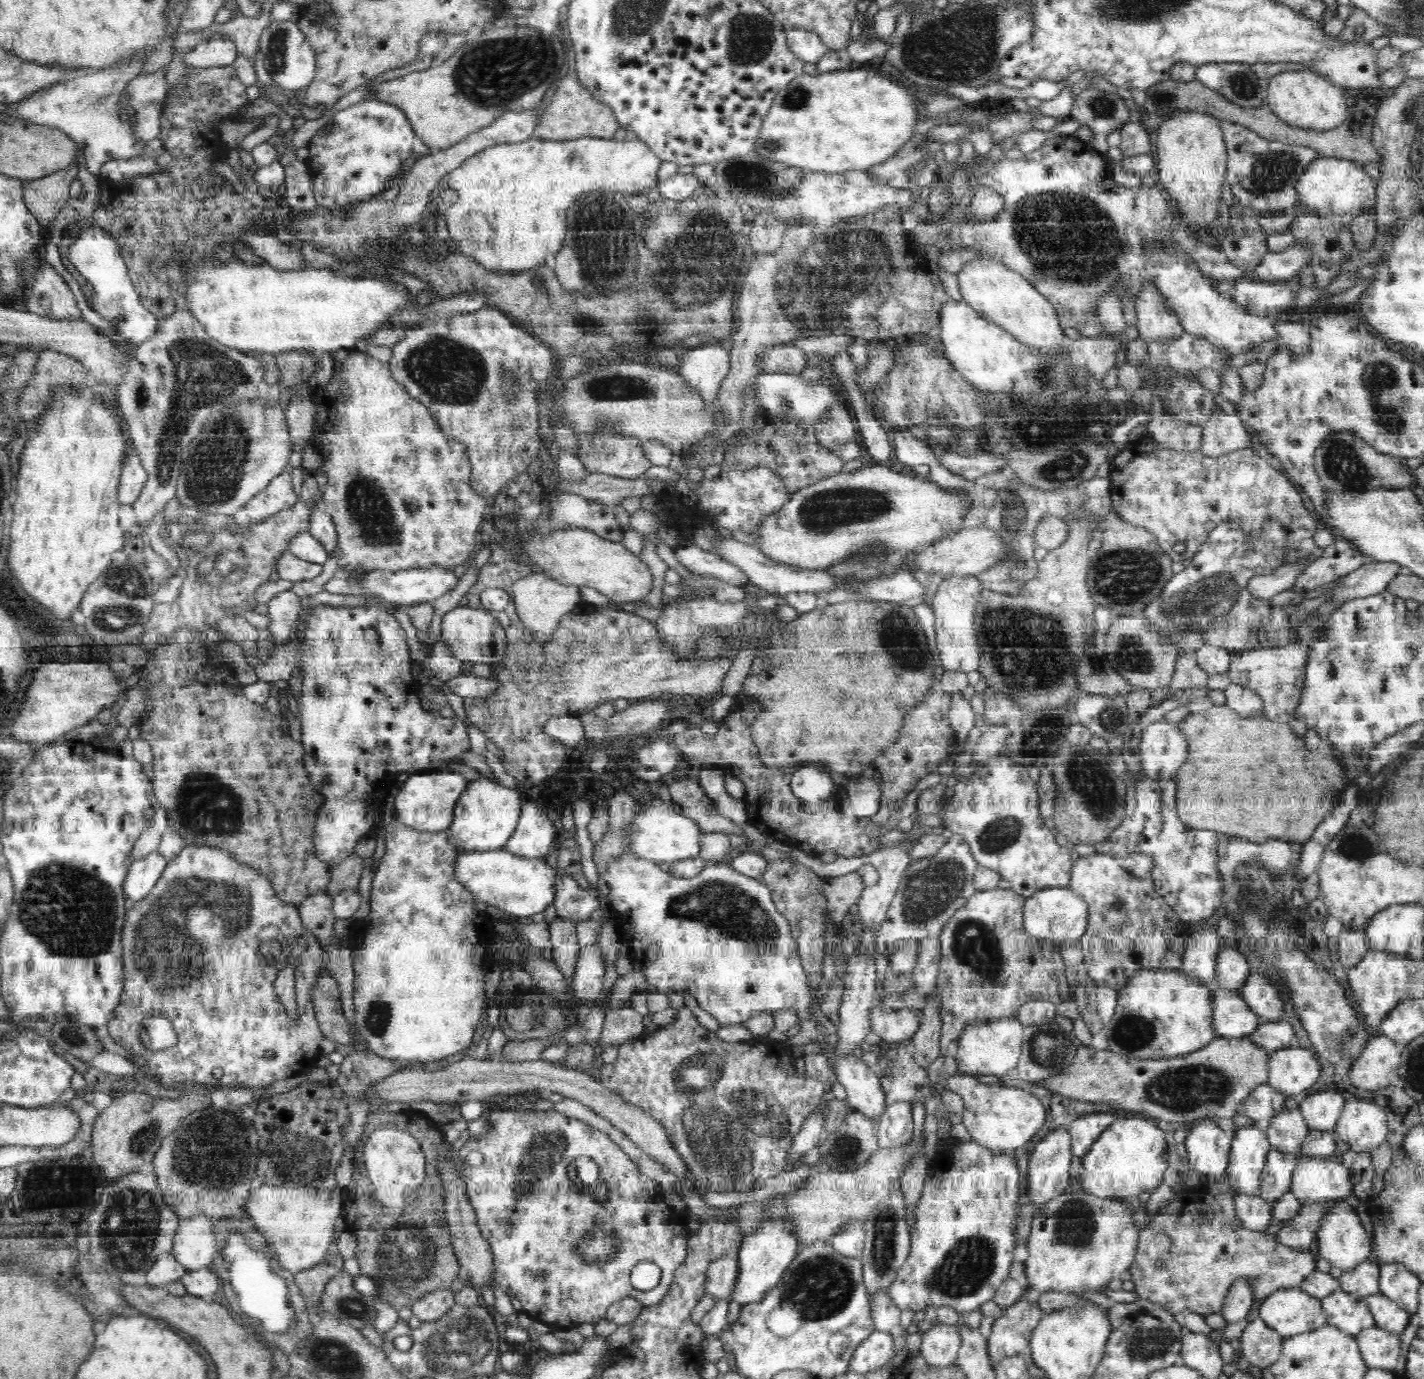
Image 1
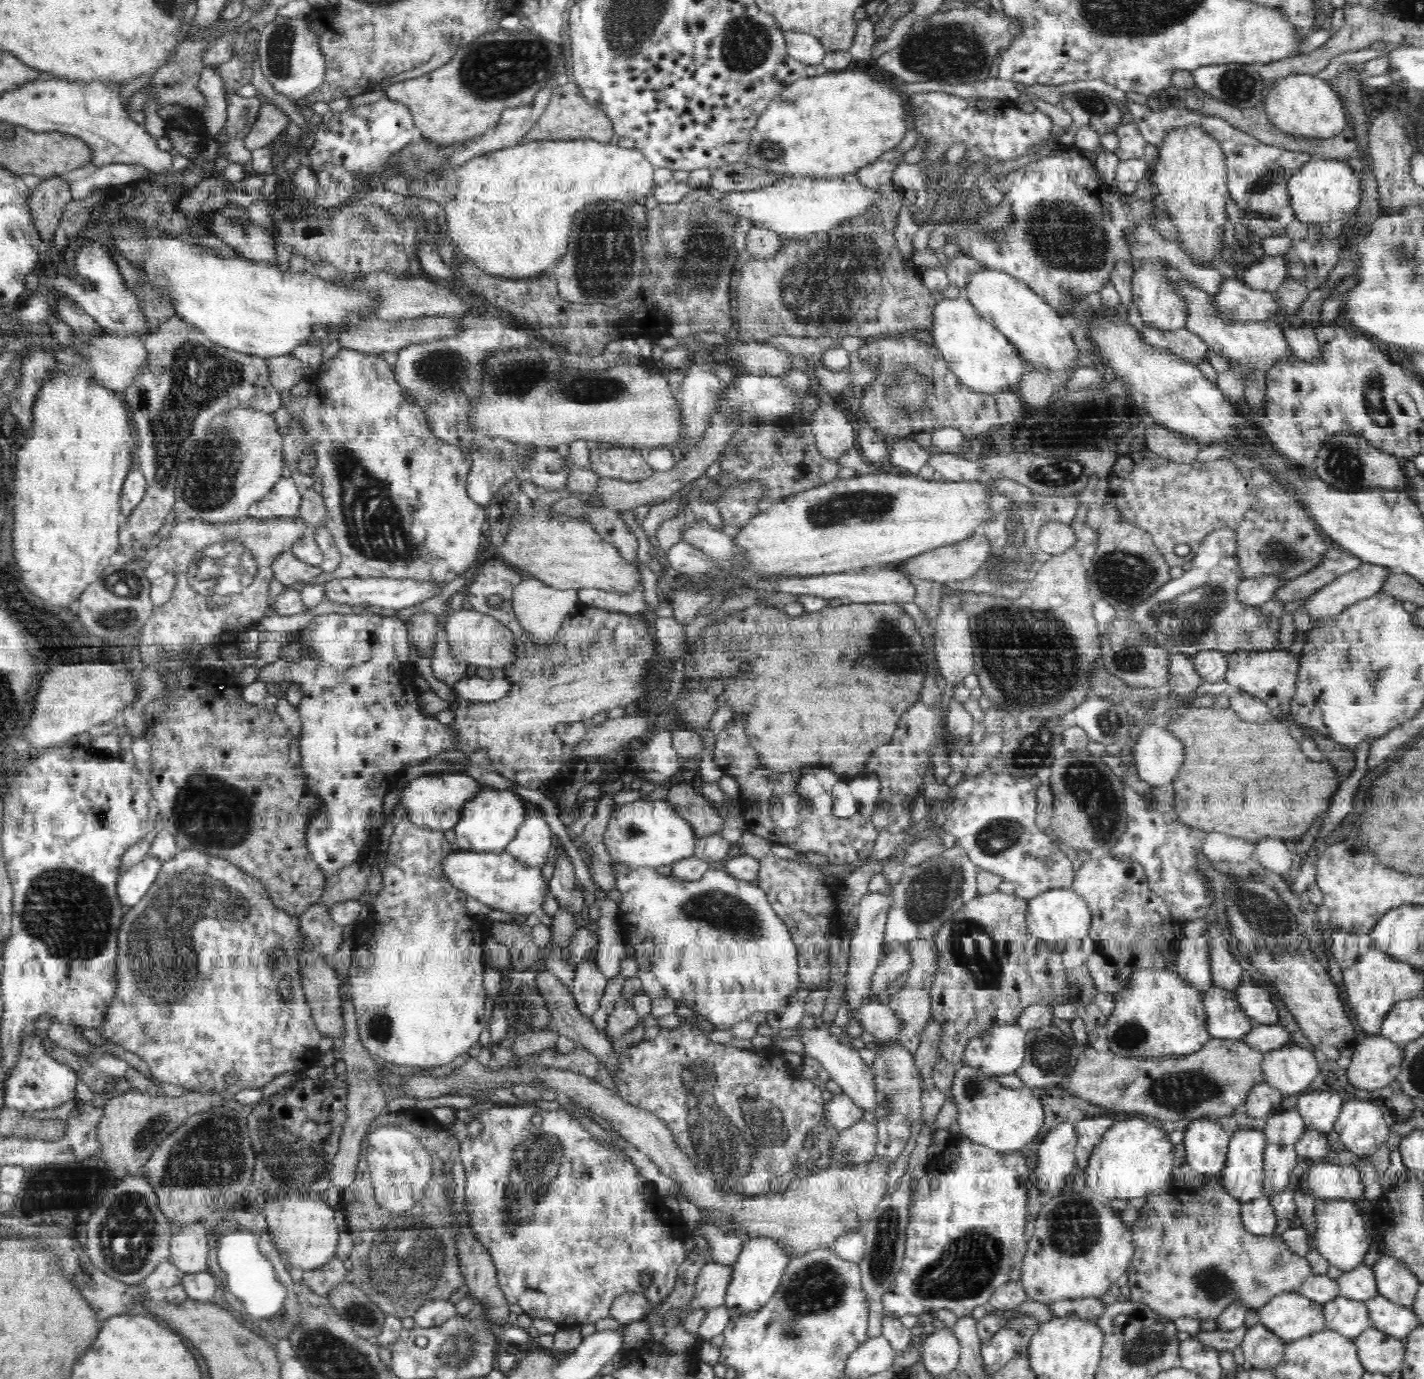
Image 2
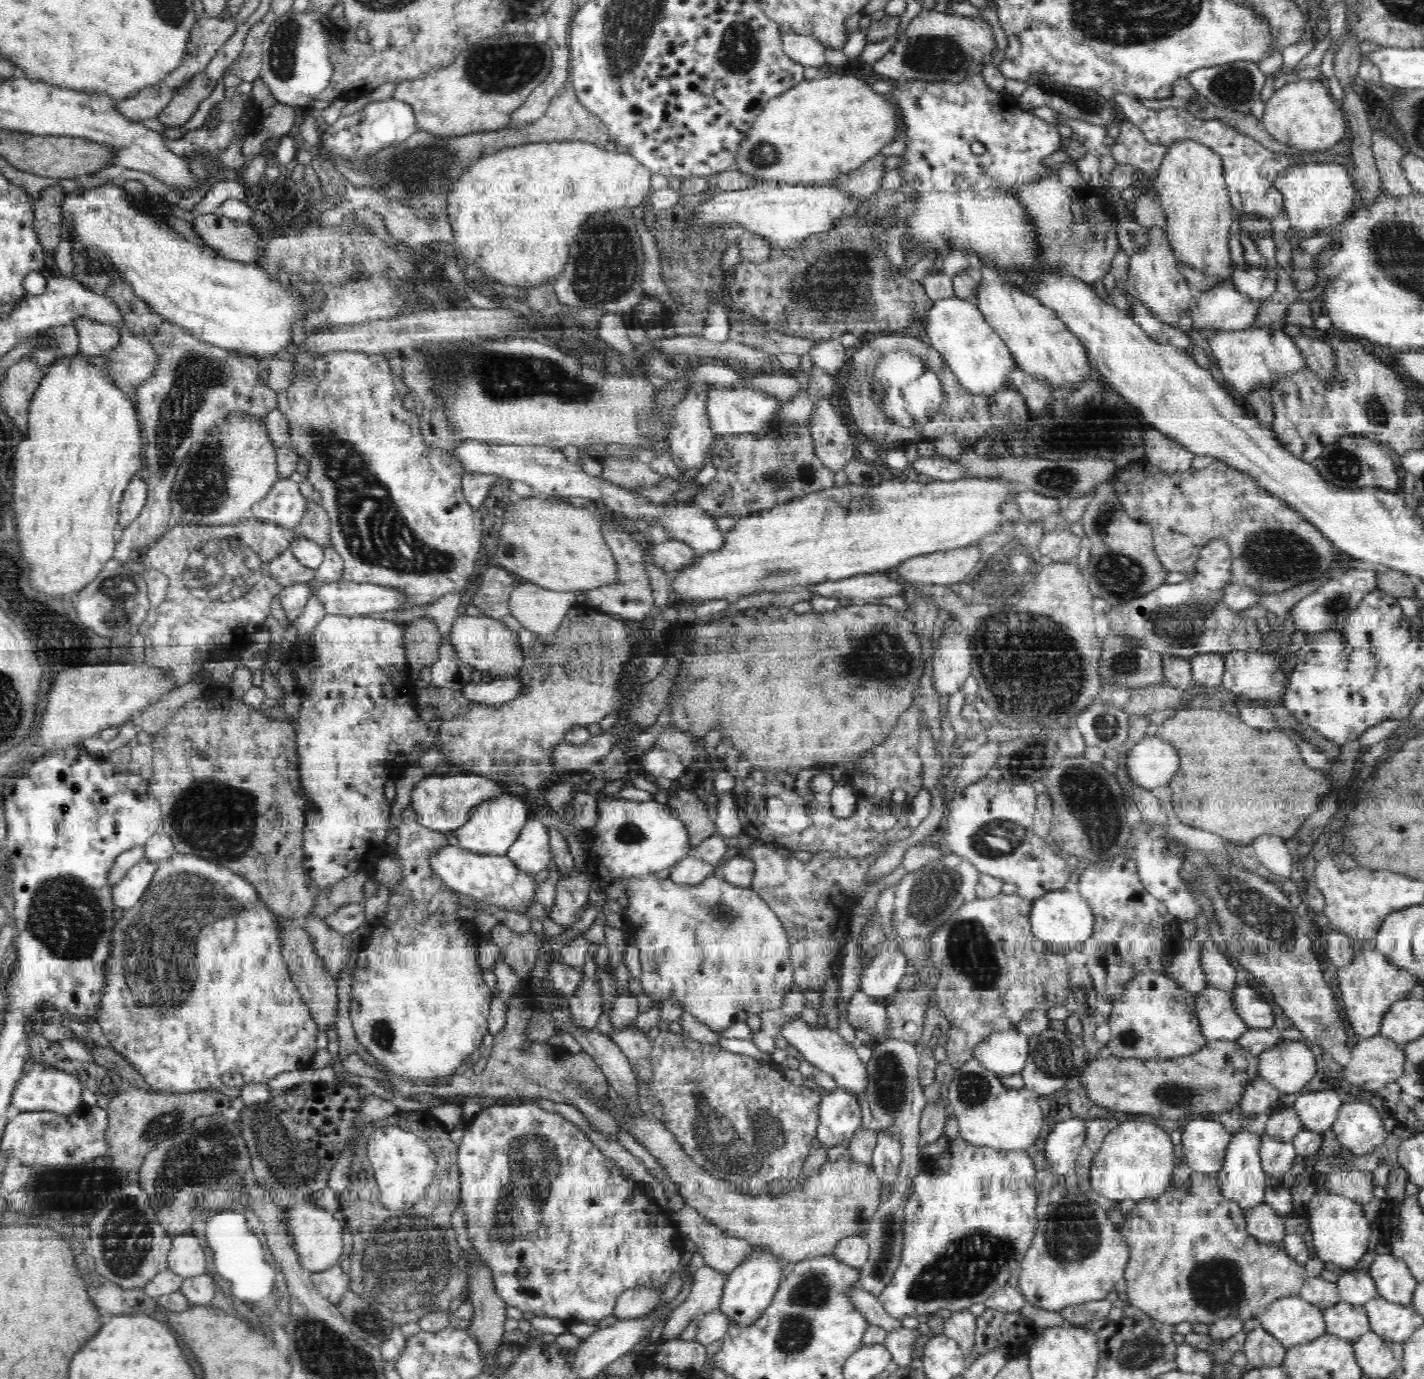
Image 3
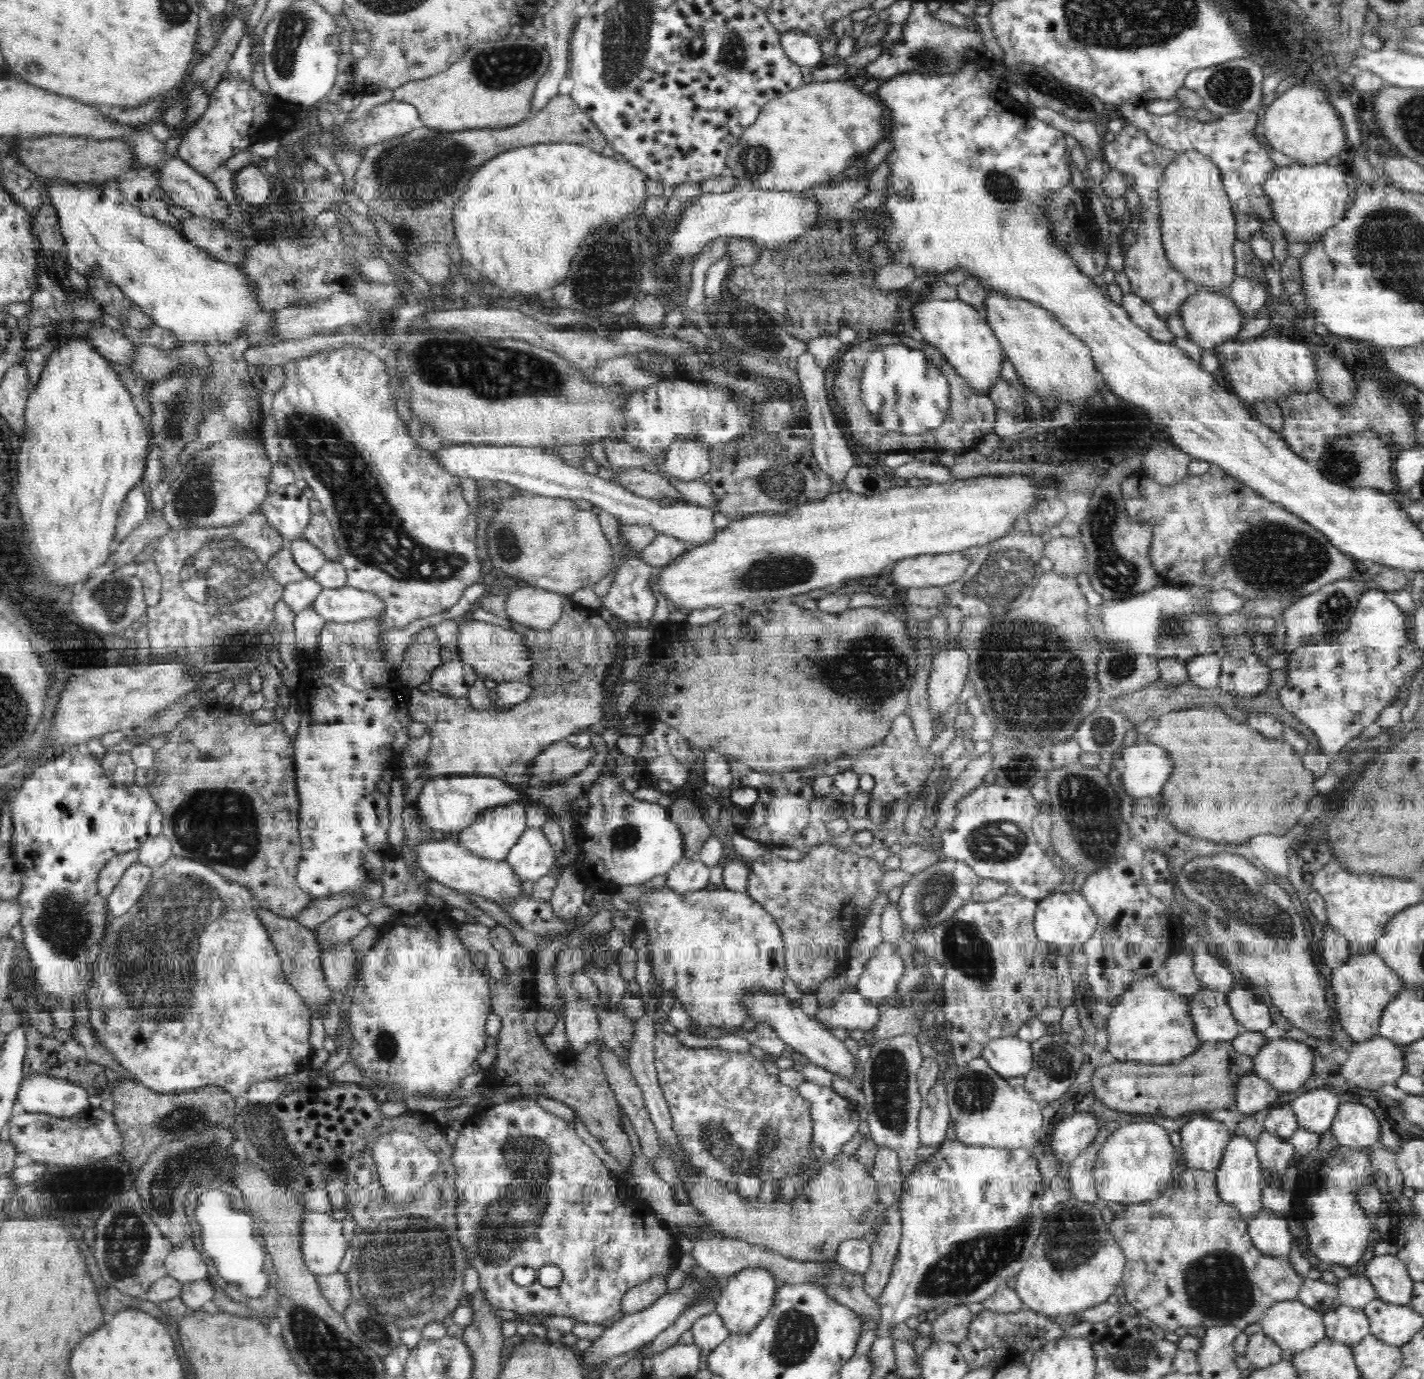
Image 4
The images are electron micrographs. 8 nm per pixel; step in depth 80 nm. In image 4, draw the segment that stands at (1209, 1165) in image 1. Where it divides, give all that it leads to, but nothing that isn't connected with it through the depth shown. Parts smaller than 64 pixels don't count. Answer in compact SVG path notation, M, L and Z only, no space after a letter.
M1194 1116L1179 1133L1182 1161L1187 1167L1206 1172L1217 1170L1233 1137L1224 1121L1216 1121L1210 1116Z

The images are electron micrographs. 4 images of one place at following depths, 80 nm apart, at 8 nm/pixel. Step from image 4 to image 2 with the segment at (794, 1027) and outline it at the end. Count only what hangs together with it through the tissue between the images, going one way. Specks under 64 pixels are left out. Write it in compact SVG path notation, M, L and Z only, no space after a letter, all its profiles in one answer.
M826 1026L814 1027L809 1030L801 1028L799 1036L800 1042L804 1045L805 1054L822 1064L822 1068L829 1072L831 1080L841 1086L843 1093L848 1095L858 1108L862 1109L865 1116L874 1118L878 1104L871 1065L862 1061L860 1053L856 1049L852 1049L843 1036L832 1035Z

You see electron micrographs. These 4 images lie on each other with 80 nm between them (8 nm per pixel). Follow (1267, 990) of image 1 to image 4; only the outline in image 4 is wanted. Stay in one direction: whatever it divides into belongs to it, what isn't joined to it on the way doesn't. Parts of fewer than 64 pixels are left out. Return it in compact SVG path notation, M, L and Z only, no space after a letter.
M1234 987L1227 993L1227 1002L1242 1030L1263 1033L1273 1025L1269 1008L1262 1002L1256 1002L1250 990Z

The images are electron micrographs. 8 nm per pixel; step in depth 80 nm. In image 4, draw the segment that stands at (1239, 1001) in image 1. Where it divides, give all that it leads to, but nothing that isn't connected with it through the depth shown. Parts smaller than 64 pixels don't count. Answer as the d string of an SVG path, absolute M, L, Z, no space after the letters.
M1200 989L1190 996L1189 1014L1197 1039L1204 1042L1231 1041L1242 1031L1227 1002L1227 993Z

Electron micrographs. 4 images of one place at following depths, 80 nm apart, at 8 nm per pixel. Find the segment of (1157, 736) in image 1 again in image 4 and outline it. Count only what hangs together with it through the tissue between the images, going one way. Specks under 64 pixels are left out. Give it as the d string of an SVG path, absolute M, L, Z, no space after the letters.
M1150 742L1136 743L1134 746L1126 747L1120 756L1124 762L1124 765L1120 767L1122 786L1128 797L1136 801L1144 796L1156 796L1172 772L1172 760L1166 756L1166 752L1160 746Z

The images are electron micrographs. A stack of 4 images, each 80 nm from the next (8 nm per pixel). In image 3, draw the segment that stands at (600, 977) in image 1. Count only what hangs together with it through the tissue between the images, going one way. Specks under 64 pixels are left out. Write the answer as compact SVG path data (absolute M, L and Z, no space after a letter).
M583 974L578 986L575 987L574 996L567 999L567 1008L572 1012L572 1021L577 1028L599 1028L603 1012L597 978Z

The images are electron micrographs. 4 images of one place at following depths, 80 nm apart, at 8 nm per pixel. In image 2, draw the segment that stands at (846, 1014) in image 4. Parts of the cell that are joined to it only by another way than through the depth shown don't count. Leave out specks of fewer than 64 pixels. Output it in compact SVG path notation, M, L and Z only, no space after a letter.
M874 996L856 1010L863 1030L873 1034L878 1040L896 1041L900 1032L901 1024L894 1012L888 1005L884 1005Z

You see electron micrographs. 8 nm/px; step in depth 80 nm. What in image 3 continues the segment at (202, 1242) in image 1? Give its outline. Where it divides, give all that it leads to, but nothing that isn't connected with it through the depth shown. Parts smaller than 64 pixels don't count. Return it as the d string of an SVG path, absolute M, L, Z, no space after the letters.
M192 1232L173 1238L173 1244L167 1256L167 1268L186 1279L206 1274L206 1256L200 1246L200 1240Z

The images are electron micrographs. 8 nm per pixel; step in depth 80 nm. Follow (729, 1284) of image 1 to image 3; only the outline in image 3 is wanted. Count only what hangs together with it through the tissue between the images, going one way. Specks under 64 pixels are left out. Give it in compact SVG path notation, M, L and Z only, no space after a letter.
M704 1265L696 1270L690 1296L671 1312L666 1323L659 1328L657 1336L666 1334L670 1339L675 1338L690 1326L690 1322L698 1321L708 1312L719 1310L727 1278L728 1275L724 1275L710 1266Z

